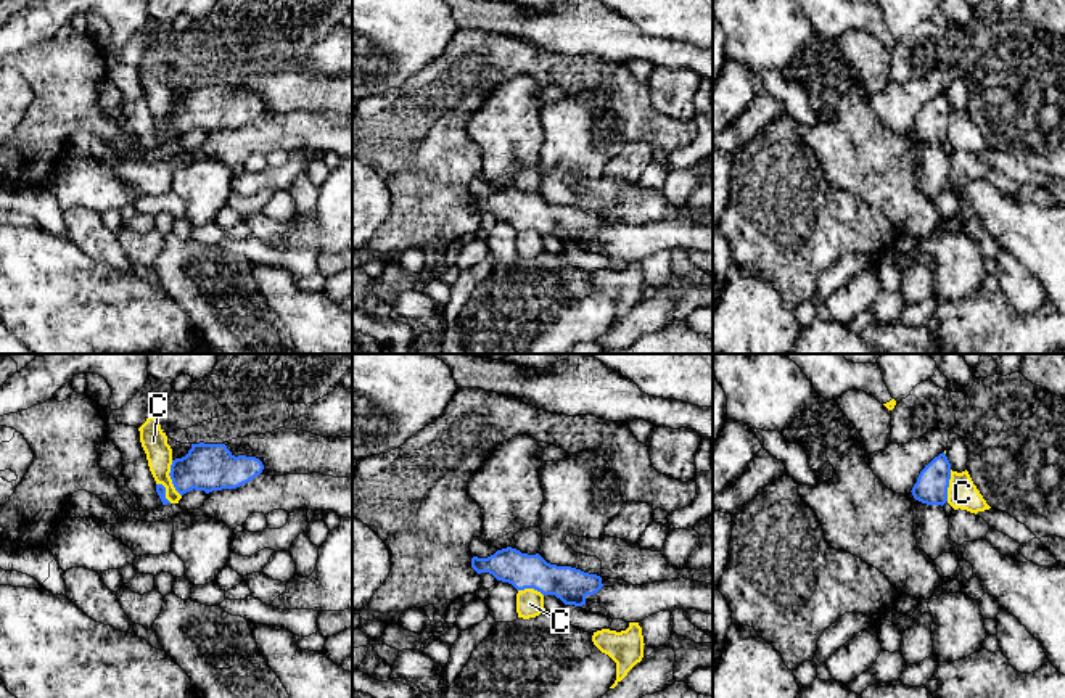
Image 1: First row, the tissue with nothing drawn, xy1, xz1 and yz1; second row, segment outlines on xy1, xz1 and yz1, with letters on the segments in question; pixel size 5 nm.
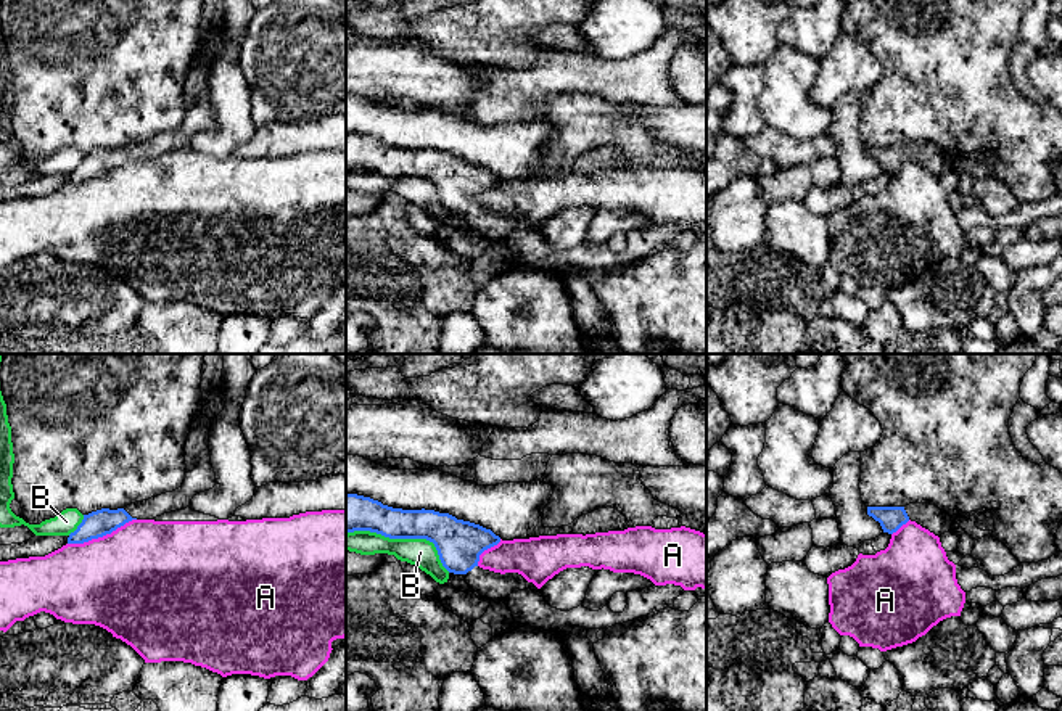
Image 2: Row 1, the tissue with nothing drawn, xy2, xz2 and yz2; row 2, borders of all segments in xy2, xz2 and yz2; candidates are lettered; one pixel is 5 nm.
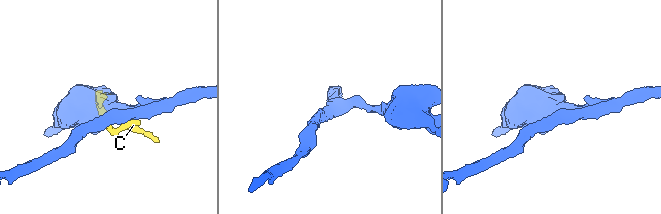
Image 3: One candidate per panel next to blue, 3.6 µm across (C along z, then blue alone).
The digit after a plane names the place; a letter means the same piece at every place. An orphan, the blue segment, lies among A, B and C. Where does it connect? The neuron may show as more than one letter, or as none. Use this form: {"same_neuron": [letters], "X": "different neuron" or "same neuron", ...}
{"same_neuron": [], "A": "different neuron", "B": "different neuron", "C": "different neuron"}

